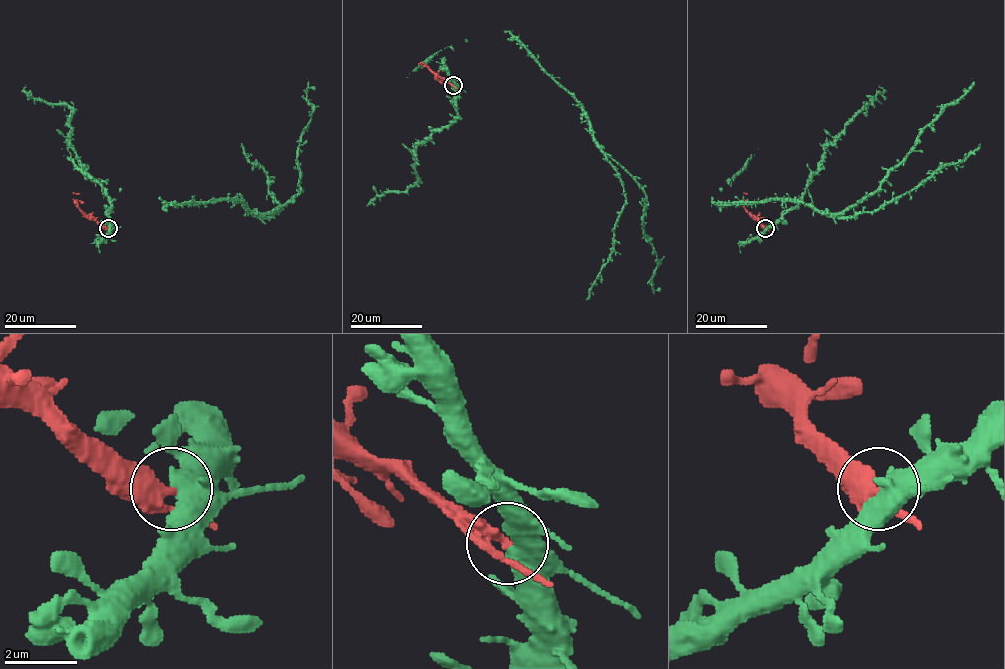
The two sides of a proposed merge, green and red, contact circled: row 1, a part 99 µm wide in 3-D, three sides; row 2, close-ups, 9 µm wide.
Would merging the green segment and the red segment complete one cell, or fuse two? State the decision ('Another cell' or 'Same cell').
Another cell

